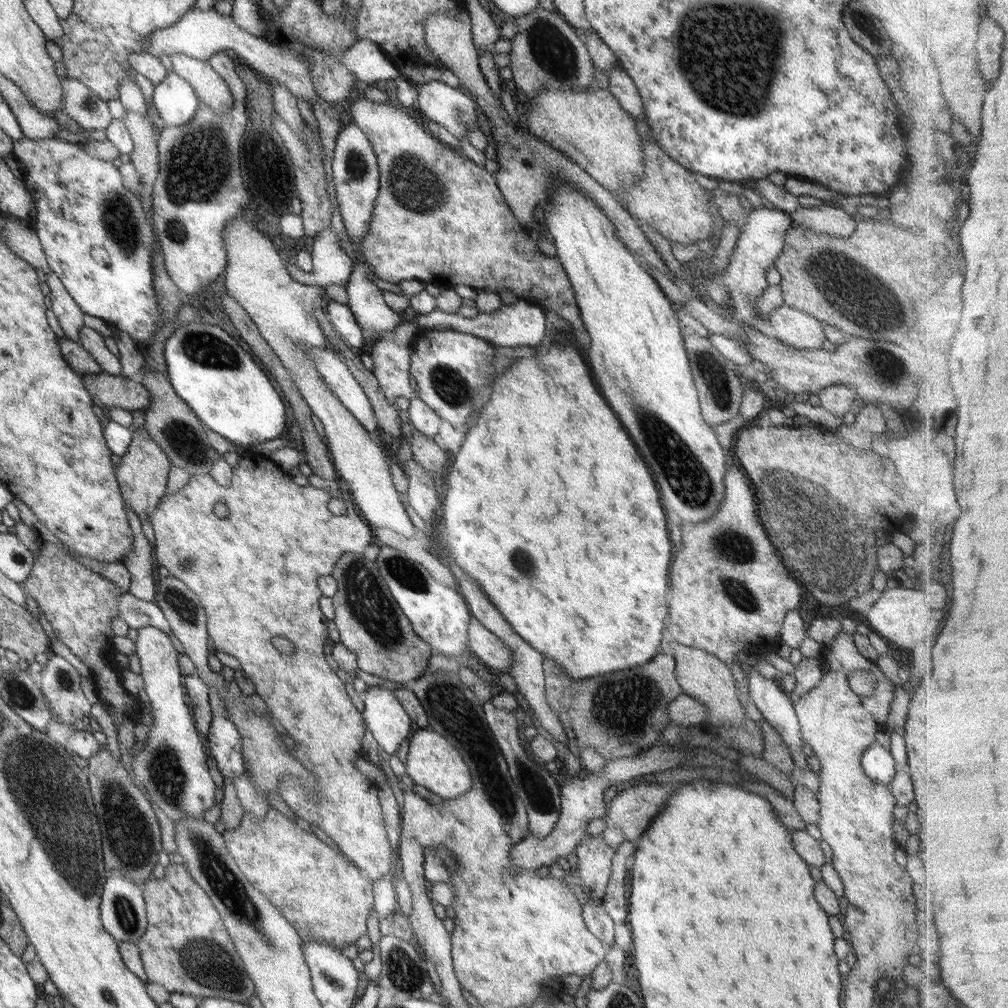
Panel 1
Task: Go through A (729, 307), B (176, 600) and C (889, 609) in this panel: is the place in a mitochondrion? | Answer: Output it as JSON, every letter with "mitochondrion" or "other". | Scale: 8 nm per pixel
{"A":"mitochondrion","B":"mitochondrion","C":"other"}

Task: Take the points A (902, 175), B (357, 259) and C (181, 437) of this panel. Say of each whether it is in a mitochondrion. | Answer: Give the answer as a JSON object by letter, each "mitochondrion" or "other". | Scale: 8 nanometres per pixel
{"A":"other","B":"other","C":"mitochondrion"}

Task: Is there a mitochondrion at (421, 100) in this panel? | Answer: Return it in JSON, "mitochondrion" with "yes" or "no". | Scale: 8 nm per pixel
{"mitochondrion":"no"}

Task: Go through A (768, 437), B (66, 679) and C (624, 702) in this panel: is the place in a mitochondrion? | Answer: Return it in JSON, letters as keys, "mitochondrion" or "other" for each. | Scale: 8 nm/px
{"A":"other","B":"mitochondrion","C":"mitochondrion"}

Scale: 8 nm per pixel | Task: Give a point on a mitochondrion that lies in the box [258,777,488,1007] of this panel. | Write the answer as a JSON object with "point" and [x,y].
{"point":[404,971]}

